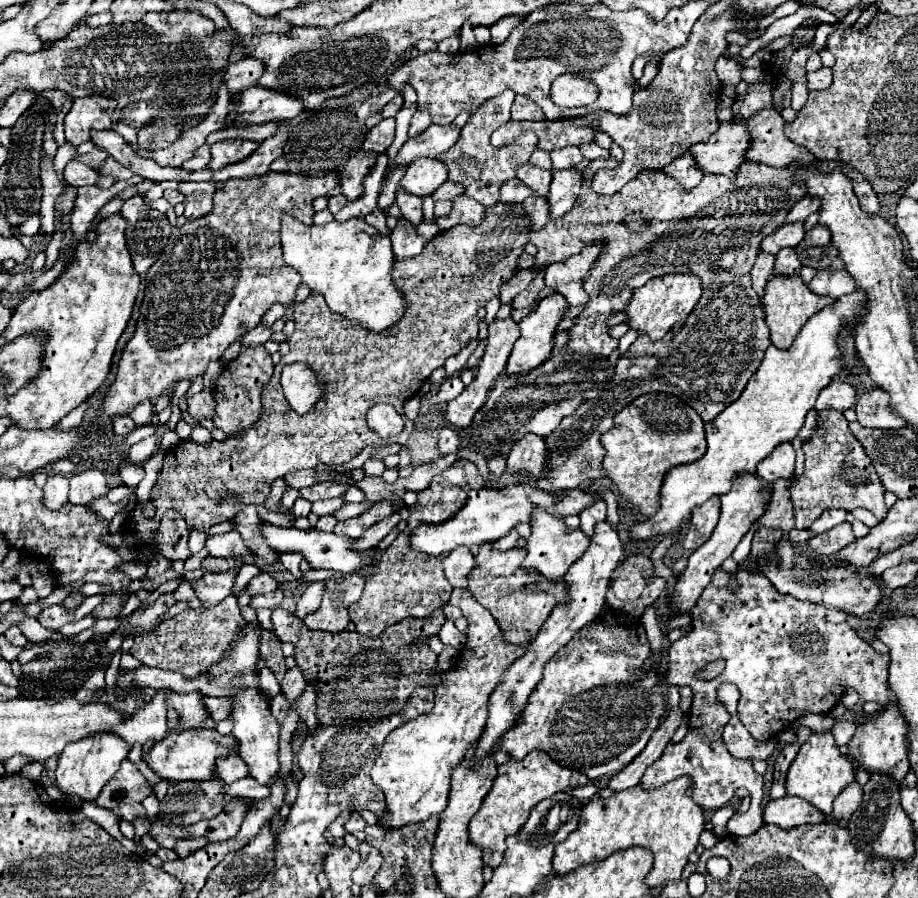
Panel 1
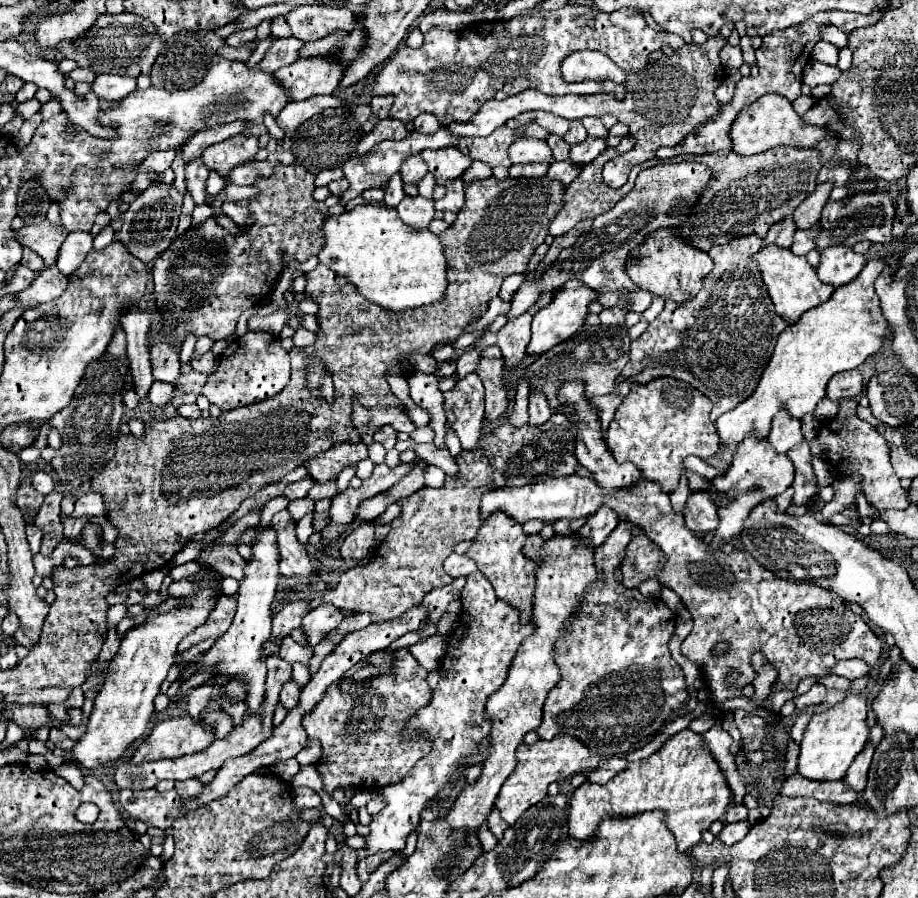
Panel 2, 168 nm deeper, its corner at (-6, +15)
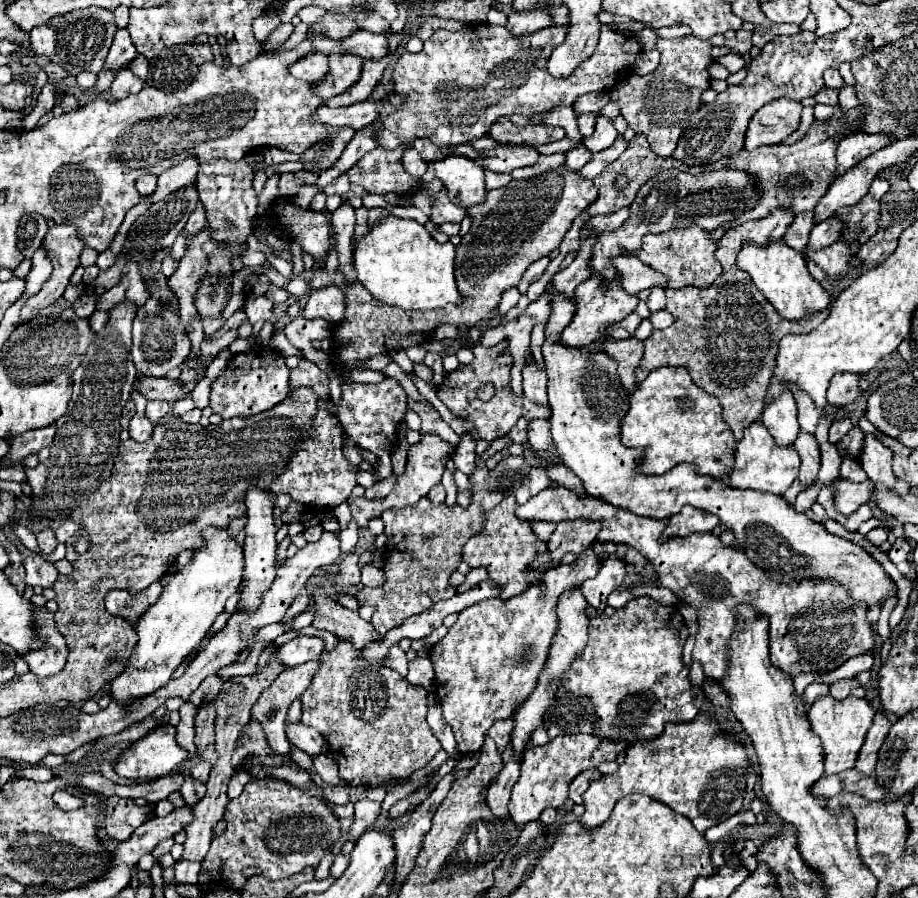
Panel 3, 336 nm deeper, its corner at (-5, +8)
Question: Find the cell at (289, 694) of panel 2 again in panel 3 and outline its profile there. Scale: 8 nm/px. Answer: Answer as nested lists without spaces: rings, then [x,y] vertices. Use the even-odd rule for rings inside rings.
[[[302,722],[286,724],[286,736],[288,736],[290,744],[294,744],[298,750],[306,752],[310,758],[316,758],[318,754],[328,750],[328,744],[322,738],[322,734]]]

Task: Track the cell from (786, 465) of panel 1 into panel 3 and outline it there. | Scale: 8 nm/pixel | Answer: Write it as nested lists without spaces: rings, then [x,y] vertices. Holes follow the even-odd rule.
[[[784,390],[776,400],[772,400],[762,412],[762,424],[772,432],[772,436],[782,446],[790,446],[798,436],[796,420],[796,400],[792,392]]]

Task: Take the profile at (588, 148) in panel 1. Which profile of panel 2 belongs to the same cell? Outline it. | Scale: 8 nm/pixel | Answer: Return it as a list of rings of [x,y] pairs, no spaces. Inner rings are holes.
[[[585,117],[581,123],[585,125],[585,129],[587,129],[587,133],[589,133],[591,137],[607,137],[607,135],[609,135],[609,131],[603,127],[601,119],[595,119],[595,117]]]

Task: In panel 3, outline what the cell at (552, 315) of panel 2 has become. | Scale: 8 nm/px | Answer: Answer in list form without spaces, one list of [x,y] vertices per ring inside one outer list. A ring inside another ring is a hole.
[[[616,272],[614,280],[610,282],[610,290],[602,288],[602,276],[594,274],[590,280],[586,280],[586,284],[580,284],[576,288],[576,316],[574,320],[568,324],[568,328],[564,328],[562,332],[562,338],[560,342],[566,344],[566,346],[576,346],[576,348],[582,348],[582,346],[588,346],[592,342],[598,342],[606,328],[624,320],[628,314],[632,314],[638,306],[638,296],[636,294],[628,294],[624,288],[622,288],[622,274]]]

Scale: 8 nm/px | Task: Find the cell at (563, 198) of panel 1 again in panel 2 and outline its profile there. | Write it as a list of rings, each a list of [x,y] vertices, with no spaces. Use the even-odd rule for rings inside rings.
[[[587,137],[587,141],[583,145],[575,145],[569,151],[569,159],[577,165],[577,167],[585,167],[589,165],[603,149],[605,149],[605,139],[595,139],[595,137]]]

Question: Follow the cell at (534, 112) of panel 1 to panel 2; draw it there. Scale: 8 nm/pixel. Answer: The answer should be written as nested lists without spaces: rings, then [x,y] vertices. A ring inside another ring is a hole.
[[[713,35],[707,39],[705,45],[683,45],[671,57],[661,57],[659,61],[645,65],[645,69],[641,69],[639,73],[627,75],[619,69],[619,75],[615,75],[615,83],[627,85],[627,97],[623,97],[621,101],[607,93],[587,95],[587,97],[579,97],[579,95],[551,97],[551,95],[539,93],[537,89],[527,89],[527,91],[521,91],[519,95],[507,97],[503,101],[491,99],[491,101],[483,103],[479,107],[479,111],[467,123],[451,121],[451,123],[443,125],[443,129],[447,129],[455,137],[457,135],[485,135],[487,137],[491,131],[495,131],[507,119],[517,117],[519,113],[525,113],[525,111],[533,111],[533,109],[555,113],[565,119],[583,119],[587,115],[593,115],[593,117],[615,115],[621,123],[629,125],[629,129],[631,129],[629,133],[637,141],[631,151],[613,157],[603,167],[603,181],[609,187],[621,187],[627,181],[633,165],[653,159],[659,147],[677,145],[693,129],[705,125],[711,117],[715,117],[719,113],[721,103],[715,99],[713,91],[725,79],[725,71],[719,61],[719,51],[725,43],[727,43],[727,39],[723,35]]]

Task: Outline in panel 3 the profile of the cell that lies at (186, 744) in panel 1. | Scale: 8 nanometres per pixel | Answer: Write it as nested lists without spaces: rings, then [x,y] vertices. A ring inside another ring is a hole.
[[[170,724],[156,726],[144,738],[132,742],[116,760],[114,770],[126,778],[154,778],[168,776],[182,760],[186,750],[174,740],[176,728]]]

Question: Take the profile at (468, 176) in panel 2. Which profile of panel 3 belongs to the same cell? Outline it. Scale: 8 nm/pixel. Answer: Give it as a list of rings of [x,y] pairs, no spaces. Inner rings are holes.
[[[486,170],[486,188],[488,188],[488,190],[492,190],[492,188],[502,188],[502,186],[506,186],[510,180],[512,180],[512,174],[496,174],[496,172]]]

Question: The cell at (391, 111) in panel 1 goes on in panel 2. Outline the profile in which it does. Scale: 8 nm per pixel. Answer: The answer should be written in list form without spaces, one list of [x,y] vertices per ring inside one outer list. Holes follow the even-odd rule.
[[[385,95],[385,97],[373,97],[371,99],[371,107],[373,107],[373,115],[377,119],[383,119],[389,115],[389,109],[393,105],[393,95]]]

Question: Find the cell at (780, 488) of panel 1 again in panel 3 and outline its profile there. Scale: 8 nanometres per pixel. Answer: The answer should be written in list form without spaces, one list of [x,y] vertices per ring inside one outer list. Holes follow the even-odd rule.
[[[800,430],[798,438],[794,440],[794,448],[798,450],[802,458],[798,478],[802,480],[802,488],[808,488],[816,480],[818,470],[820,470],[820,448],[818,448],[816,436]]]

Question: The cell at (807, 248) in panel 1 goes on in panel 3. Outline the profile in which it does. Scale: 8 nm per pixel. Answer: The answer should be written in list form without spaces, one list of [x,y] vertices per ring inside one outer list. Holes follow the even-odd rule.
[[[864,196],[856,206],[840,208],[836,214],[846,220],[846,232],[842,232],[842,240],[846,244],[864,244],[878,230],[880,202],[872,196]]]

